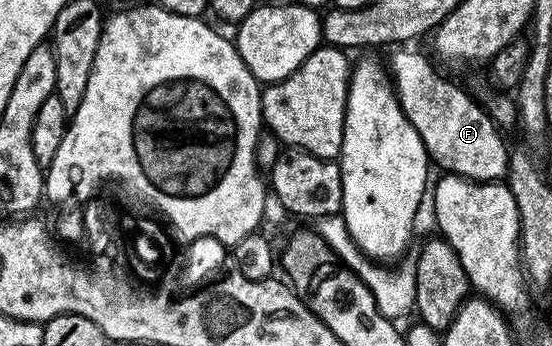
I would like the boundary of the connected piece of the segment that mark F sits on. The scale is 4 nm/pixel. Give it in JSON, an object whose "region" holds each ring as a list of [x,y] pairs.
{"region":[[[399,47],[389,61],[389,76],[403,114],[421,135],[428,158],[443,168],[444,174],[455,173],[470,181],[502,182],[507,176],[509,148],[495,120],[459,85],[442,77],[431,66],[432,58],[418,53],[415,47]]]}

